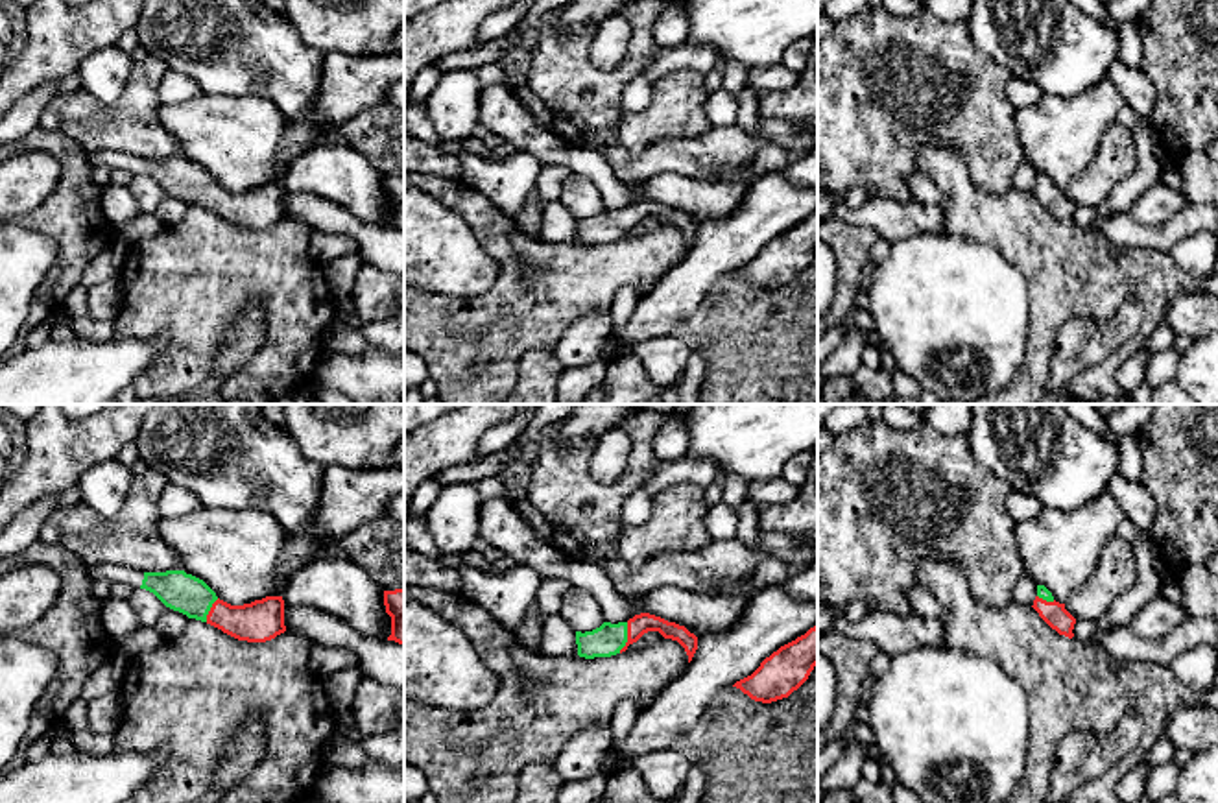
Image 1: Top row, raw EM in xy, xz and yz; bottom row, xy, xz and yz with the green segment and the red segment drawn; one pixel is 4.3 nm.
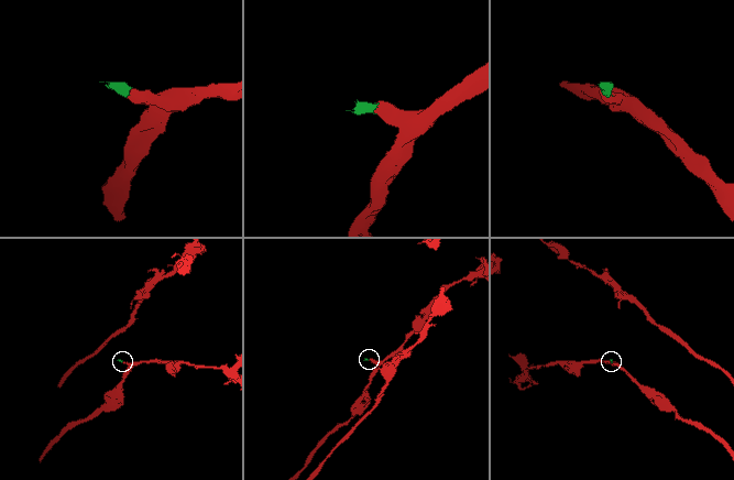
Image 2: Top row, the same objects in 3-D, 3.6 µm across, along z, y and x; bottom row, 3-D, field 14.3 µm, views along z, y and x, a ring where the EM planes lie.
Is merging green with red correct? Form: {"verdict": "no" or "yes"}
{"verdict": "yes"}

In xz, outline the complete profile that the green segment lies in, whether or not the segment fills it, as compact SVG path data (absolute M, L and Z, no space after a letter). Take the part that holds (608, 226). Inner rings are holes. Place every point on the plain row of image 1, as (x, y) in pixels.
M650 199L635 201L627 209L603 209L600 214L585 220L576 218L578 242L594 246L622 240L648 218L659 218L664 225L677 227L685 234L688 249L692 247L698 236L698 223L685 212Z

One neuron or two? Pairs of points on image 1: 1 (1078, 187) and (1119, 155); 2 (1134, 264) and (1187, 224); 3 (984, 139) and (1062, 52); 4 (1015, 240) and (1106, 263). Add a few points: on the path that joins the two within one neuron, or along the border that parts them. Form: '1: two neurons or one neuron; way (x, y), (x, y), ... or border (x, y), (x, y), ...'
1: one neuron; way (1087, 187), (1110, 165)
2: two neurons; border (1108, 240), (1115, 246), (1143, 246), (1167, 253)
3: two neurons; border (980, 48), (1014, 76)
4: one neuron; way (1038, 244), (1058, 263), (1084, 263)

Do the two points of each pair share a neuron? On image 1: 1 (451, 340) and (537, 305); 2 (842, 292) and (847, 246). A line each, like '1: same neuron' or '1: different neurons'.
1: same neuron
2: same neuron

